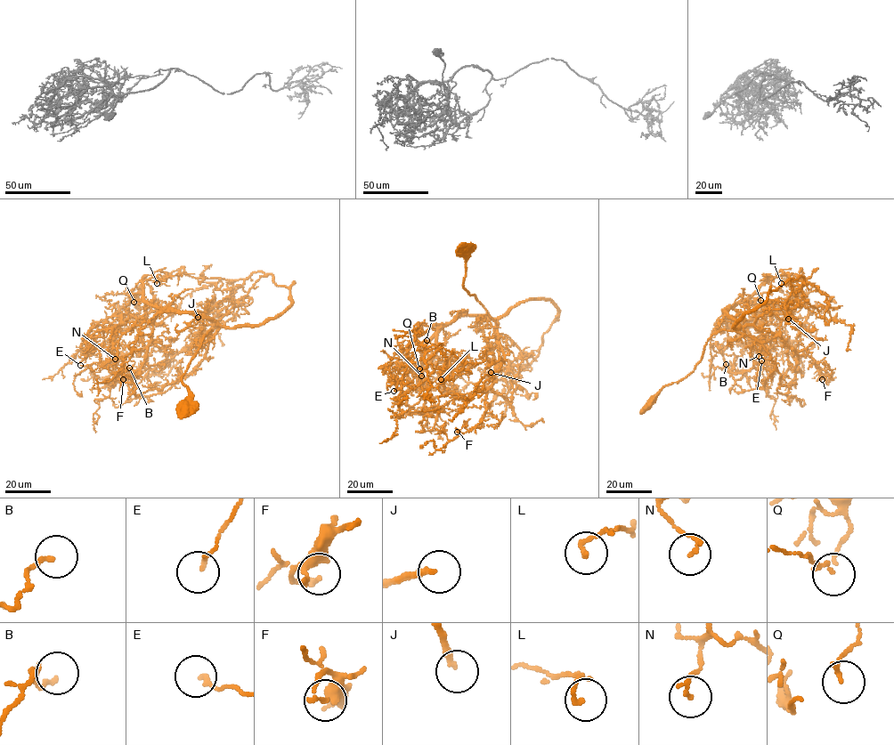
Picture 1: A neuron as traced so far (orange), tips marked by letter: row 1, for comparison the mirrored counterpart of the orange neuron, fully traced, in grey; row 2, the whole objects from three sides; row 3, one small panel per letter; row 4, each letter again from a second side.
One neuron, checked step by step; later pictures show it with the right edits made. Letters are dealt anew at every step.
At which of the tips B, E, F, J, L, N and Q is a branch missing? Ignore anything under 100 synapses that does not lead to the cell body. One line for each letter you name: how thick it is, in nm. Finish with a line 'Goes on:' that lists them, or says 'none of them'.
J: Thickness 200 nm
Goes on: J

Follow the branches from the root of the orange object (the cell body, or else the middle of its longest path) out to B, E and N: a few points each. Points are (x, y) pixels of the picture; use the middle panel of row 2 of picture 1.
B: (463, 248), (463, 285), (497, 325), (480, 316), (455, 316), (431, 325), (409, 344), (426, 340)
E: (463, 248), (463, 285), (497, 325), (480, 316), (431, 325), (410, 343), (421, 344), (394, 391)
N: (463, 248), (463, 285), (497, 325), (480, 316), (455, 316), (437, 338), (447, 360), (418, 385), (421, 376)

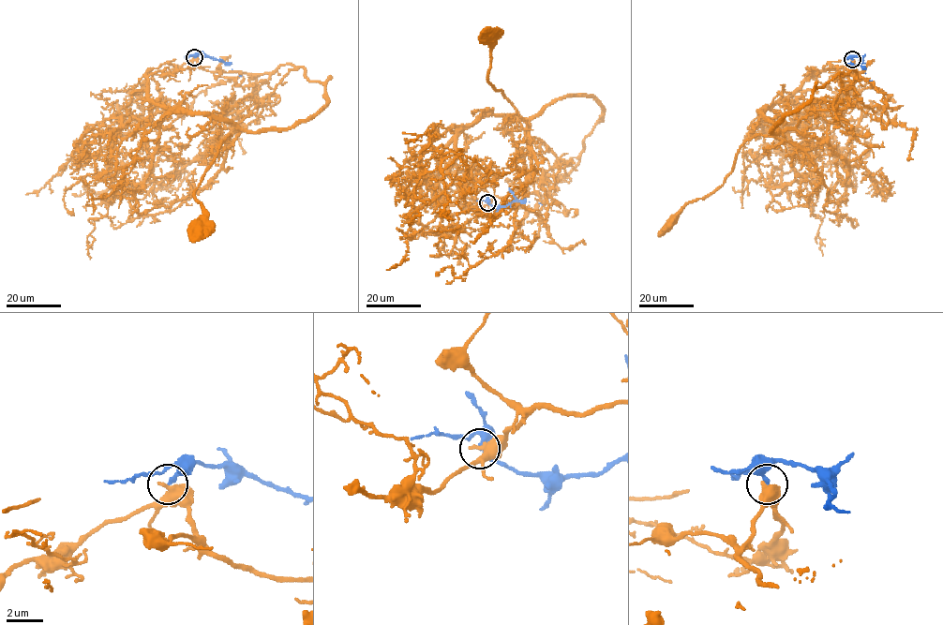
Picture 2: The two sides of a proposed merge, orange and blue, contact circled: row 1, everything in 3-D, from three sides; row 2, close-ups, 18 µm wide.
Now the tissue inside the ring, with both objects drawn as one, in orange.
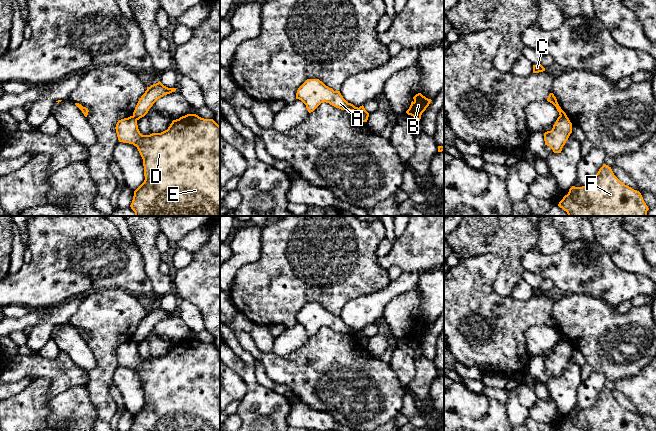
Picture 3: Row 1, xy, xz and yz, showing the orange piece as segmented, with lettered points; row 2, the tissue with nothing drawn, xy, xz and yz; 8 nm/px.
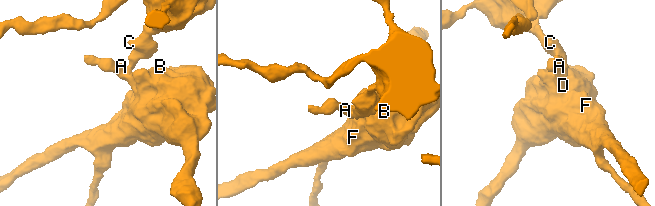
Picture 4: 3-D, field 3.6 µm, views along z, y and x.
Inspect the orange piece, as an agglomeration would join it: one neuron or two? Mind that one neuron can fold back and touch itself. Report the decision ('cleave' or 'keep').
cleave

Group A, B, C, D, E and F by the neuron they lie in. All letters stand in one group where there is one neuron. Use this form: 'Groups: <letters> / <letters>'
Groups: A B D E F / C

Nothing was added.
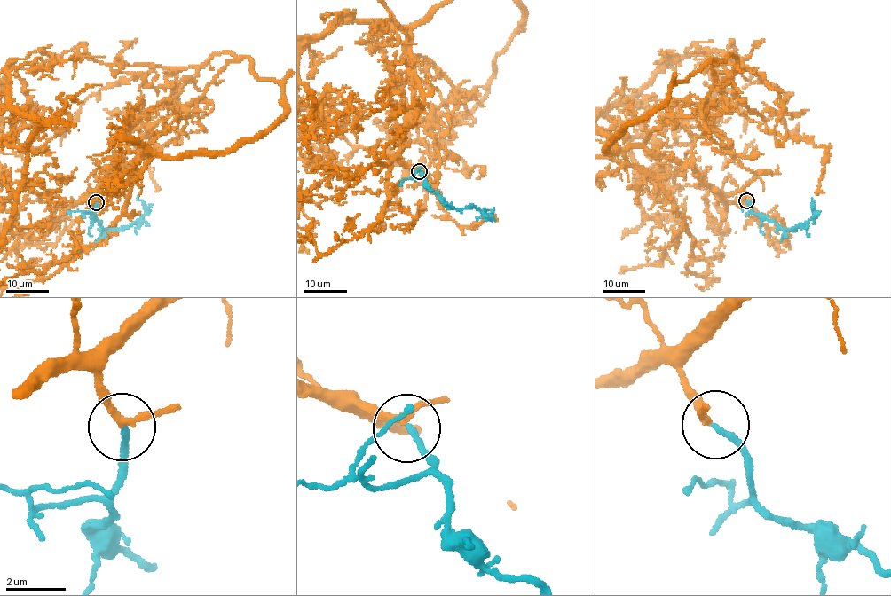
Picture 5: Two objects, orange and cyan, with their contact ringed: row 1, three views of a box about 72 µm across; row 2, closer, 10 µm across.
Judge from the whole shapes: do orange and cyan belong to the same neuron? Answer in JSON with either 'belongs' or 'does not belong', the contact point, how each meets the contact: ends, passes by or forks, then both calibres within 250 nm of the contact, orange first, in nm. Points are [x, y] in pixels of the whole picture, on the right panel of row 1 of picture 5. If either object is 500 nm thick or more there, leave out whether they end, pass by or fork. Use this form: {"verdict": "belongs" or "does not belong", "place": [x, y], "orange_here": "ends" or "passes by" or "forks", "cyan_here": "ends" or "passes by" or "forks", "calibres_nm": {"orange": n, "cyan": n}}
{"verdict": "belongs", "place": [746, 200], "orange_here": "passes by", "cyan_here": "ends", "calibres_nm": {"orange": 220, "cyan": 200}}

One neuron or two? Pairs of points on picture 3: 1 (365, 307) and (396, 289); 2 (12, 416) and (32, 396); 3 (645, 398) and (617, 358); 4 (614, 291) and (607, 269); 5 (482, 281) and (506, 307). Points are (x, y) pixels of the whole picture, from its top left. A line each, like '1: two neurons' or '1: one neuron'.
1: one neuron
2: one neuron
3: two neurons
4: one neuron
5: one neuron

